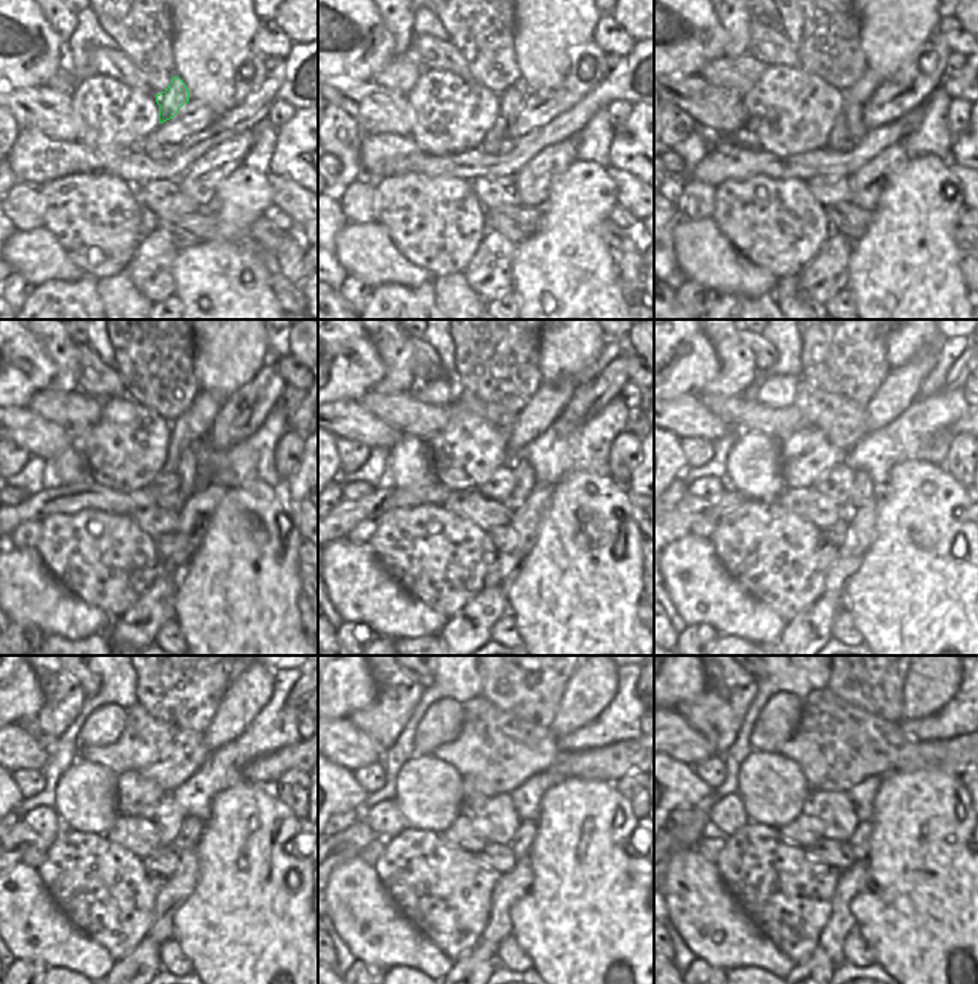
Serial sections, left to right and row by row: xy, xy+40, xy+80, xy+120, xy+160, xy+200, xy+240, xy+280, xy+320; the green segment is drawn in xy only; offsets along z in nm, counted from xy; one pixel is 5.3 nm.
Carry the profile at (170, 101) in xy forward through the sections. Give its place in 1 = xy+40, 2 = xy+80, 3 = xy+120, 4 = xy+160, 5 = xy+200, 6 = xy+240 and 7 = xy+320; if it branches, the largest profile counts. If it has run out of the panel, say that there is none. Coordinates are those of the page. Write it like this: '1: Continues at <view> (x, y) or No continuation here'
1: Continues at xy+40 (512, 101)
2: Continues at xy+80 (854, 123)
3: Continues at xy+120 (188, 467)
4: Continues at xy+160 (522, 471)
5: Continues at xy+200 (861, 485)
6: Continues at xy+240 (189, 831)
7: Continues at xy+320 (858, 843)

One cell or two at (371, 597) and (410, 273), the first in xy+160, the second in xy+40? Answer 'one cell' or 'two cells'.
one cell

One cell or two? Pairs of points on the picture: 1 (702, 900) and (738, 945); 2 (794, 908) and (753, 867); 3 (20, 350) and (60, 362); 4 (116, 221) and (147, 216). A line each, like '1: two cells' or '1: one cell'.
1: one cell
2: one cell
3: two cells
4: two cells

